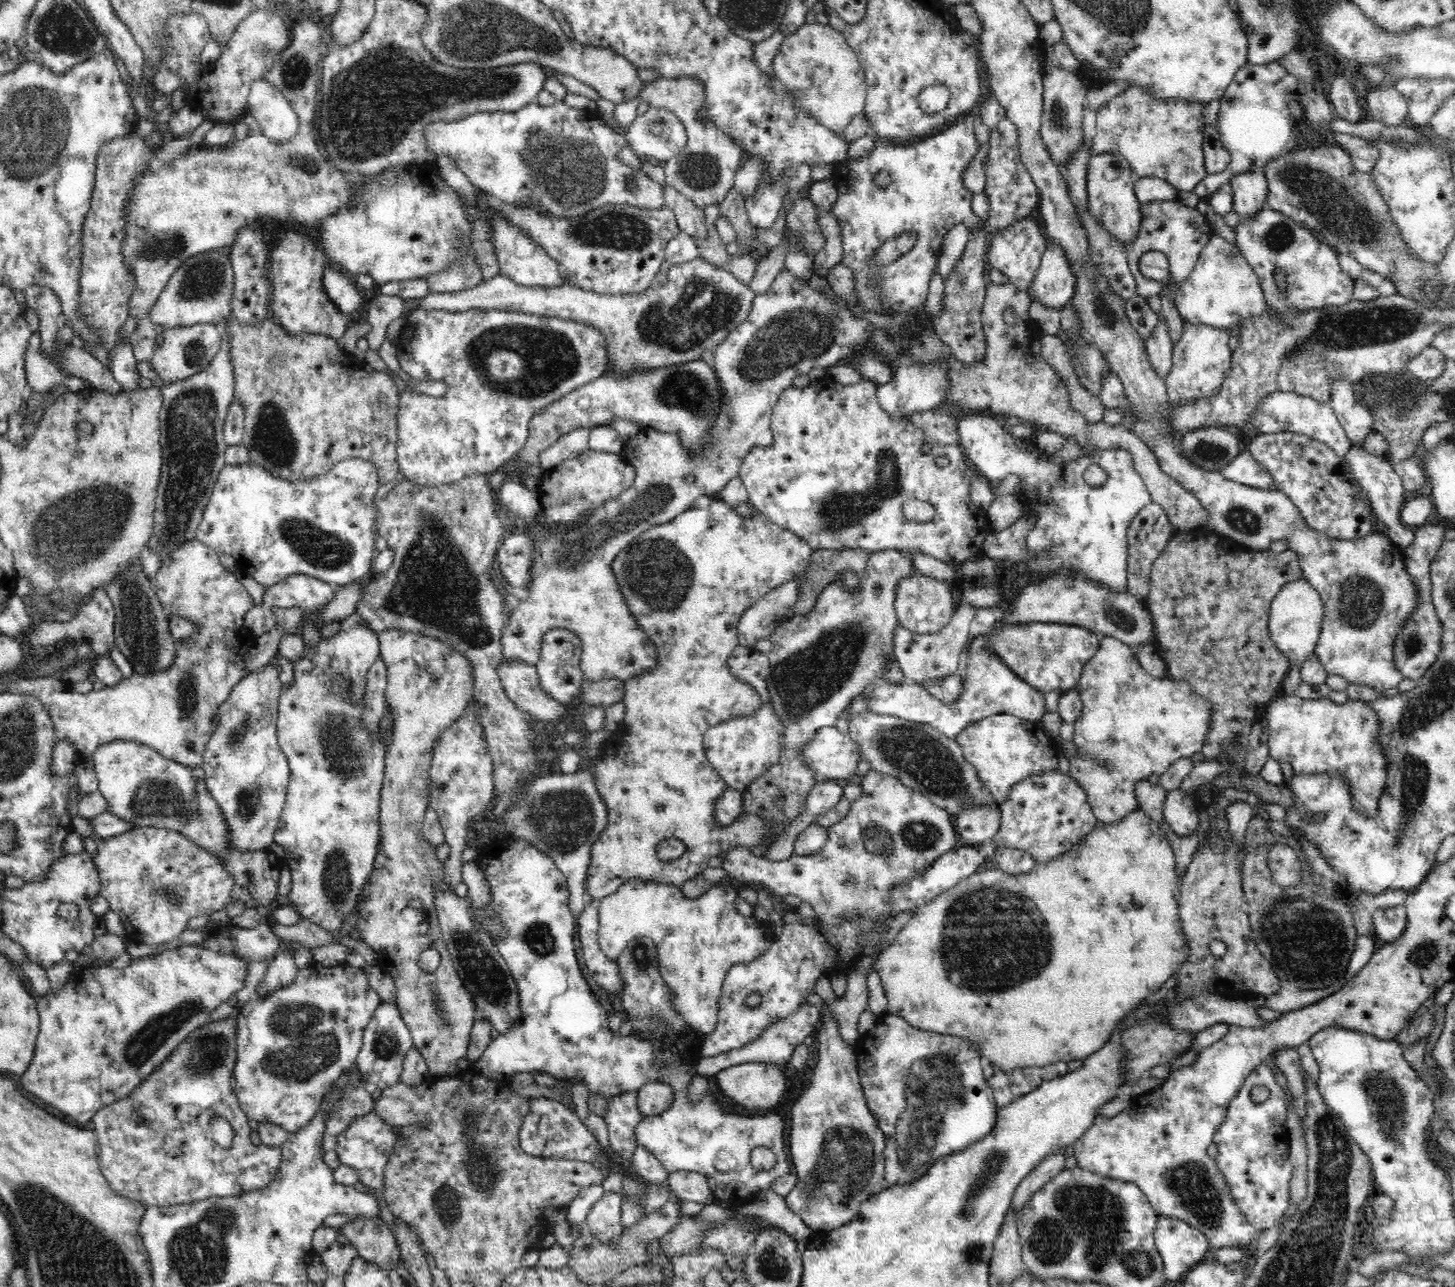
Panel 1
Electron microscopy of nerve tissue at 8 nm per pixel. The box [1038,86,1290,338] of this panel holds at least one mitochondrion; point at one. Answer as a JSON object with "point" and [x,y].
{"point":[1102,307]}

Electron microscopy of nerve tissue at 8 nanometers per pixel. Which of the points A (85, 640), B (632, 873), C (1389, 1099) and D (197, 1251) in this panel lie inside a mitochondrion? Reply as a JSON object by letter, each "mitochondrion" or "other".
{"A":"other","B":"other","C":"mitochondrion","D":"mitochondrion"}

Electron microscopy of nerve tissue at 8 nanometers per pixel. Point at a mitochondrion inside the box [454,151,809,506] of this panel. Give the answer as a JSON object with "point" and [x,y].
{"point":[549,357]}

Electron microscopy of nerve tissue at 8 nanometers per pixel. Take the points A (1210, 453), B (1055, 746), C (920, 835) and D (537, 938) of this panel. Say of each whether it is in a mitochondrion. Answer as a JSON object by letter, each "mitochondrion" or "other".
{"A":"mitochondrion","B":"other","C":"mitochondrion","D":"mitochondrion"}

